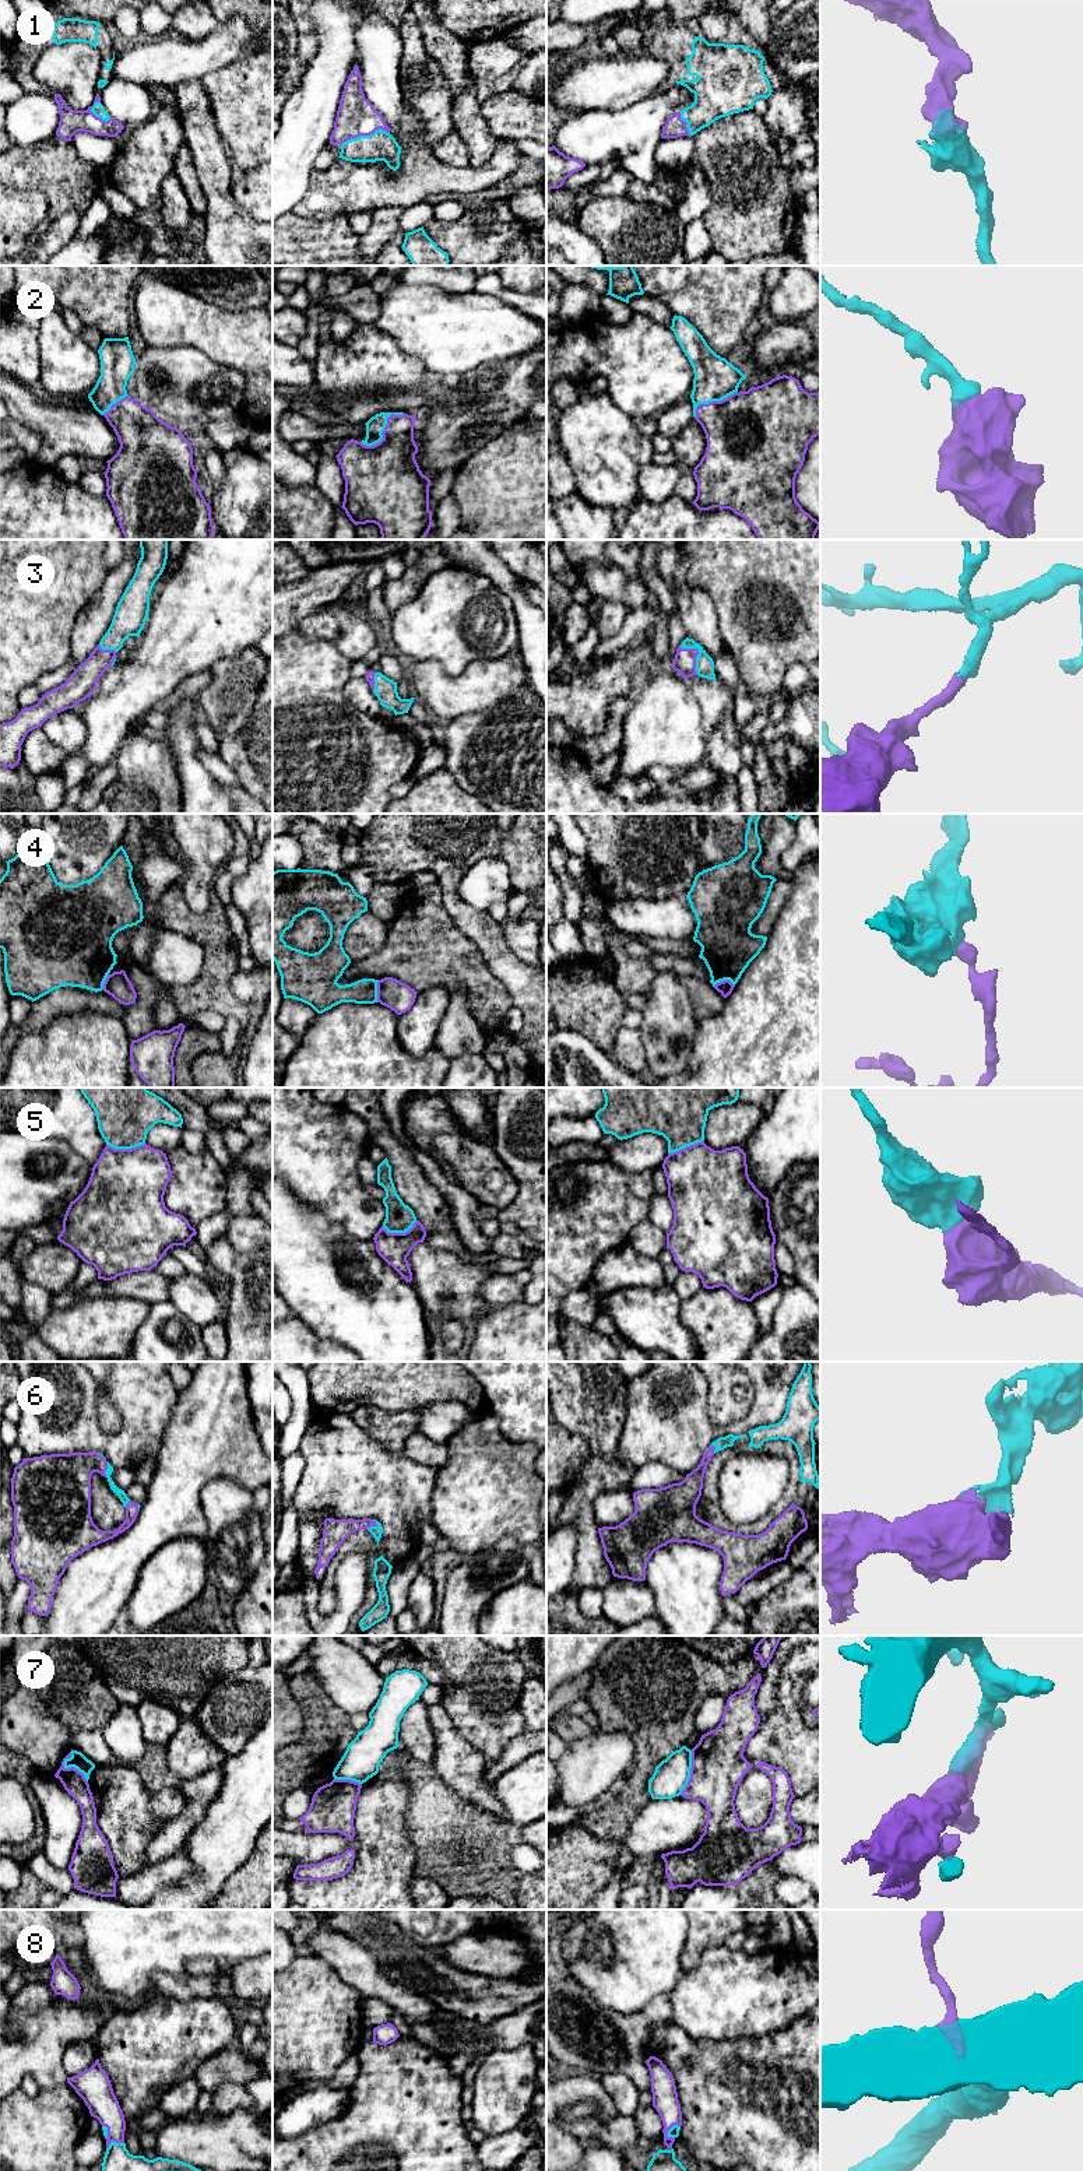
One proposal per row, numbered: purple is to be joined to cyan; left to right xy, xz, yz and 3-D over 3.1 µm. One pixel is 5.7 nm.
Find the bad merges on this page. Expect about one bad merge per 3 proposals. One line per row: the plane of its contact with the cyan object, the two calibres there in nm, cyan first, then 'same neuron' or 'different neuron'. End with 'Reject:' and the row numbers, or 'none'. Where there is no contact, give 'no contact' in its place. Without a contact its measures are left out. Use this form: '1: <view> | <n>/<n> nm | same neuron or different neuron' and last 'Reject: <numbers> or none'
1: xz | 170/220 nm | same neuron
2: xz | 100/360 nm | same neuron
3: yz | 110/130 nm | same neuron
4: xz | 140/170 nm | different neuron
5: xy | 340/440 nm | different neuron
6: xz | 60/140 nm | same neuron
7: xy | 90/140 nm | different neuron
8: yz | 60/150 nm | same neuron
Reject: 4, 5, 7

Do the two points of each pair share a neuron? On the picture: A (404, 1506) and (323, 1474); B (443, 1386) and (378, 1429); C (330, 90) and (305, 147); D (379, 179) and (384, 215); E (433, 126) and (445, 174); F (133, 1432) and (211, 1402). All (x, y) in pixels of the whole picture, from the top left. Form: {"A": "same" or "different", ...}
{"A": "same", "B": "different", "C": "same", "D": "different", "E": "different", "F": "different"}

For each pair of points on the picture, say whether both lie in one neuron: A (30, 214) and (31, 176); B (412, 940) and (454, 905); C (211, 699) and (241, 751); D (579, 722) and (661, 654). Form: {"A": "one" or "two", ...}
{"A": "two", "B": "two", "C": "two", "D": "two"}

